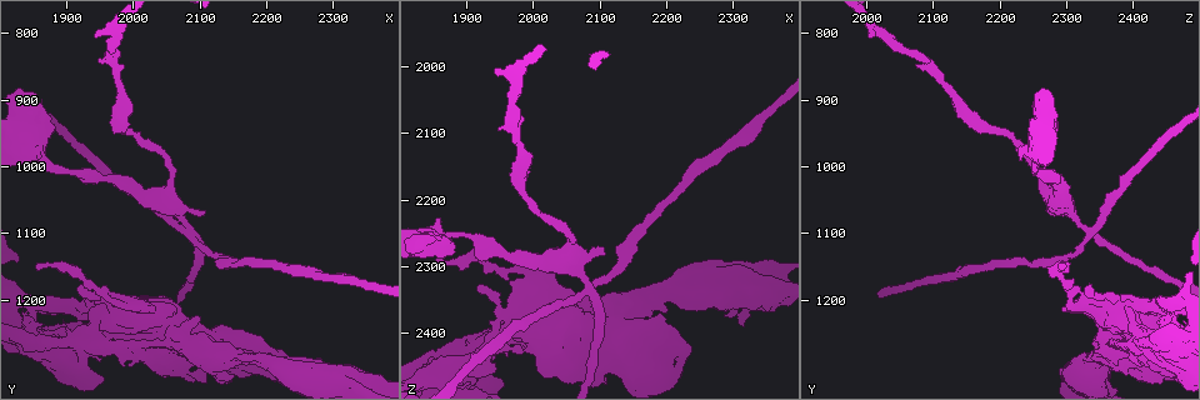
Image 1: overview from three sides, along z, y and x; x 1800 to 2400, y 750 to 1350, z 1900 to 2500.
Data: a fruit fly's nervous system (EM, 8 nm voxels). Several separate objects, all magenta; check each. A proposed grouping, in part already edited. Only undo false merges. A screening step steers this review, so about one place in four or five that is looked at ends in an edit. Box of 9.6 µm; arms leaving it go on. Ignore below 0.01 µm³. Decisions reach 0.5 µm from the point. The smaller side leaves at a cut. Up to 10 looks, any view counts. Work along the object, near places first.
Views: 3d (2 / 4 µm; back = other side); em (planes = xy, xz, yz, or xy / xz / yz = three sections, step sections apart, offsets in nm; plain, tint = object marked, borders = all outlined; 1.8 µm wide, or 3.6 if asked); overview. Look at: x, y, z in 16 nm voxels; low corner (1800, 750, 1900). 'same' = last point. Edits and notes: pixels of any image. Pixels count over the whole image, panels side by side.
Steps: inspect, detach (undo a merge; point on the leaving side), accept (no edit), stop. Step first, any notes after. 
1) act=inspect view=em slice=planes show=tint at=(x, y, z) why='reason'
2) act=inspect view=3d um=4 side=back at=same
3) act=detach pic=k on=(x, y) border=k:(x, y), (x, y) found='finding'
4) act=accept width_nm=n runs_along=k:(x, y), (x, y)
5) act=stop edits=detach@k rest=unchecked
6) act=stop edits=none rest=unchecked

act=inspect view=3d um=4 side=back at=(2085, 1095, 2335) why='sharp bend'

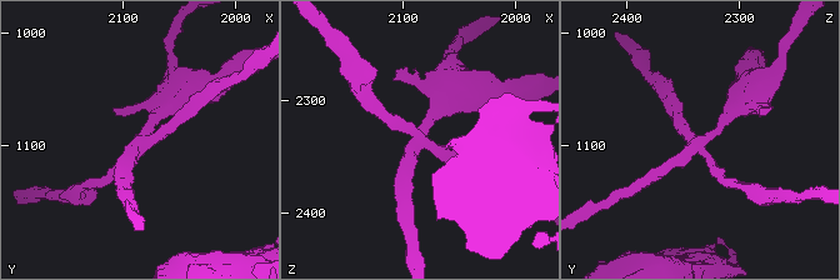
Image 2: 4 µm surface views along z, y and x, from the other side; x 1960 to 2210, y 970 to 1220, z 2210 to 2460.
act=inspect view=em um=3.6 slice=xz step=16 show=tint at=(2086, 1098, 2332) arms=4 why='shape alone is not enough'

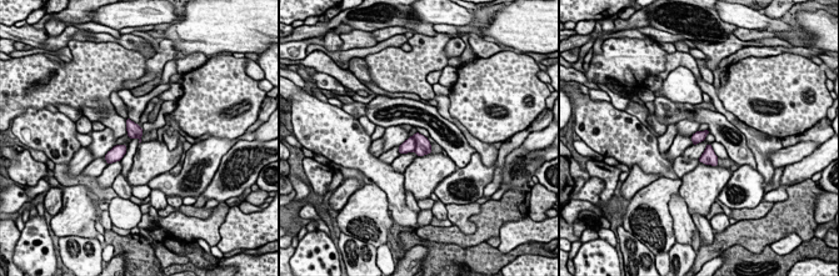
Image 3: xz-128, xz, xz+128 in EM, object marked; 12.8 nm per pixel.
act=inspect view=em um=3.6 slice=planes show=borders at=same

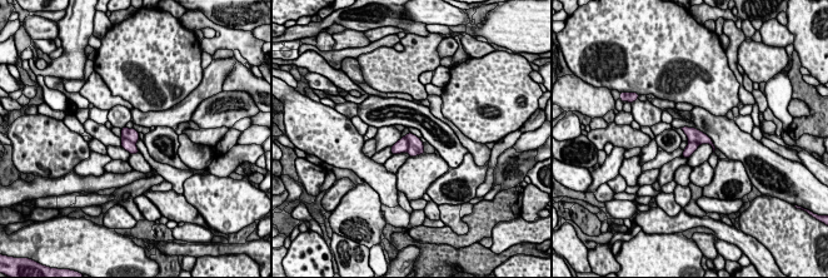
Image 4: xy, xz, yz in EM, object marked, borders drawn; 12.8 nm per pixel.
act=detach pic=4 on=(402, 145) border=4:(404, 137), (408, 150) found='a second neuron is stuck on'

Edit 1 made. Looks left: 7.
act=inspect view=em slice=xy step=16 show=tint at=(1965, 1205, 2305) why='touches itself'

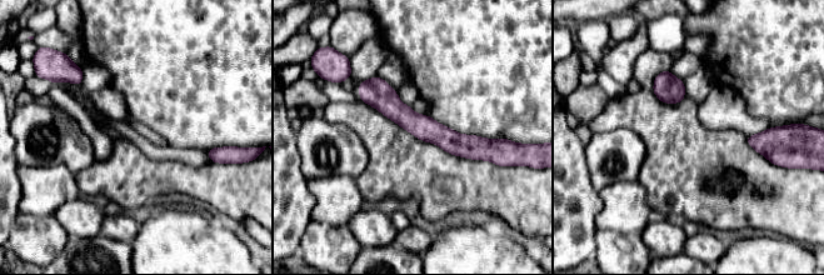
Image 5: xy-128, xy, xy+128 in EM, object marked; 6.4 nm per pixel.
act=inspect view=em slice=planes show=tint at=same why='cut it another way'

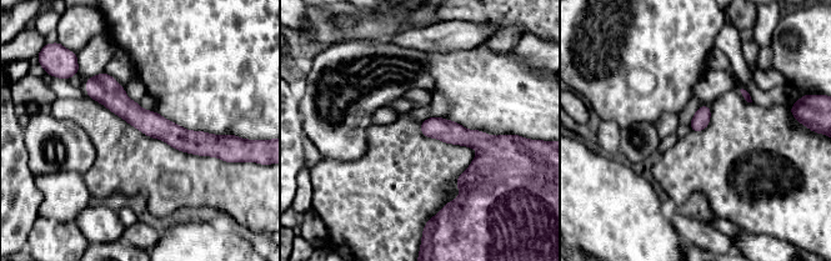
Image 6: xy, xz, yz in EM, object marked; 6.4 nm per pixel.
act=accept width_nm=110 runs_along=6:(89, 83), (180, 139), (215, 137) found='continuous, no second neuron'

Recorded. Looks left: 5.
act=inspect view=3d um=4 side=back at=(1945, 1245, 2405)

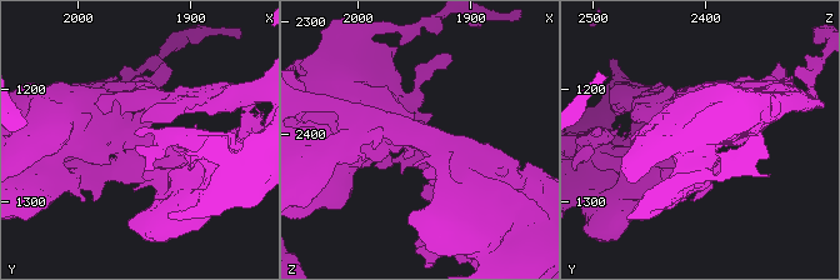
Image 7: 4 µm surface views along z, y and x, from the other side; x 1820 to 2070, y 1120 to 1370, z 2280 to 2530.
act=inspect view=em um=3.6 slice=yz step=16 show=tint at=(1946, 1246, 2404) arms=3 arm_widths_nm=220,360,700

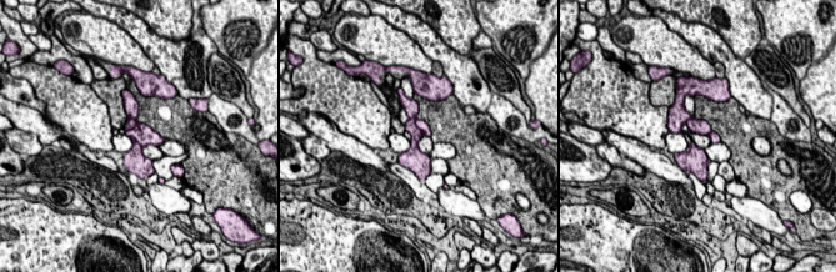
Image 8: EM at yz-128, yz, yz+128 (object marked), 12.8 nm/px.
act=inspect view=em um=3.6 slice=planes show=tint at=same

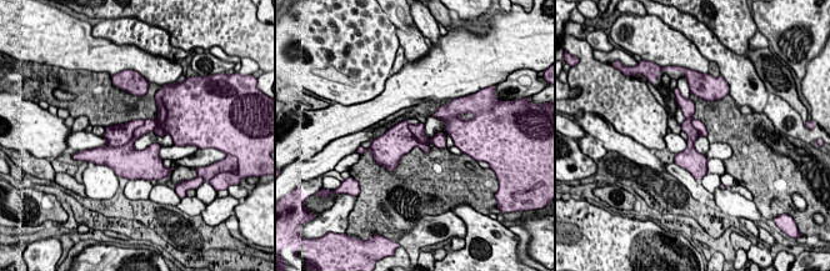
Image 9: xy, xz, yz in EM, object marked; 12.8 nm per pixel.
act=detach pic=9 on=(126, 161) found='a second neuron is stuck on'

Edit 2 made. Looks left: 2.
act=stop edits=detach@4,detach@9 rest=unchecked

